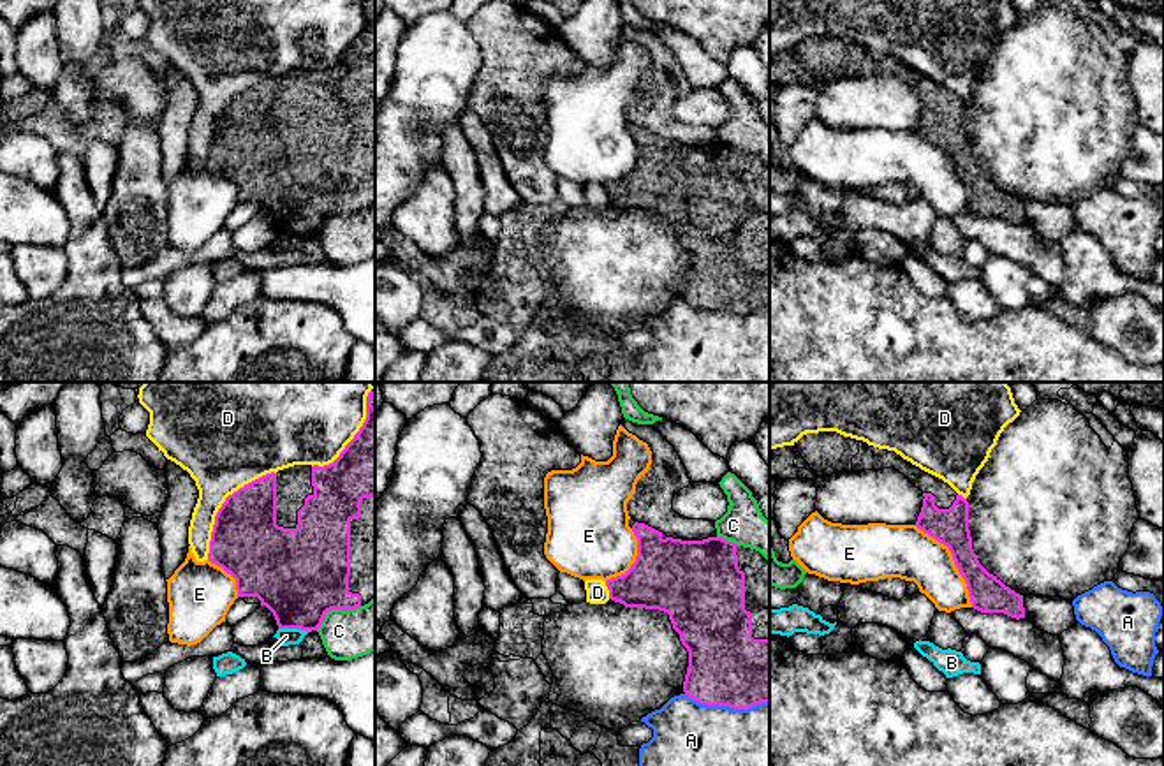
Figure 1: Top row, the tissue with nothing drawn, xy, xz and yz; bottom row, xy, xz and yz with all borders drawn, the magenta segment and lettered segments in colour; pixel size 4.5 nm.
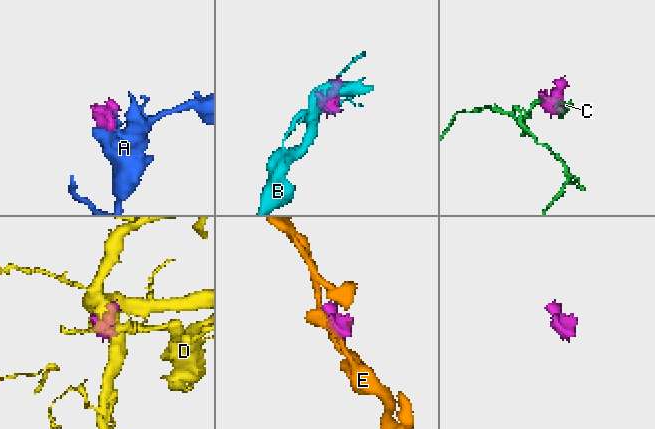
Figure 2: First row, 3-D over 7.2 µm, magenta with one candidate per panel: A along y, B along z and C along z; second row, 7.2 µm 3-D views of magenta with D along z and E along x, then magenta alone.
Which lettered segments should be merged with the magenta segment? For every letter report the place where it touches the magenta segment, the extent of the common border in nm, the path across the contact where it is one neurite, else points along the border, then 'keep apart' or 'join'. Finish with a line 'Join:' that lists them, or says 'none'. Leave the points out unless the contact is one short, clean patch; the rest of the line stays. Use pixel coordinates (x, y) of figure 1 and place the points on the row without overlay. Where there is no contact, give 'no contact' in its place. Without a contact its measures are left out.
A: xz (726, 310) | 400 nm | keep apart
B: xy (294, 233) | 150 nm | along xy (279, 233), (310, 236) | keep apart
C: xy (335, 213) | 240 nm | keep apart
D: xy (222, 110) | 500 nm | keep apart
E: yz (953, 164) | 460 nm | keep apart
Join: none

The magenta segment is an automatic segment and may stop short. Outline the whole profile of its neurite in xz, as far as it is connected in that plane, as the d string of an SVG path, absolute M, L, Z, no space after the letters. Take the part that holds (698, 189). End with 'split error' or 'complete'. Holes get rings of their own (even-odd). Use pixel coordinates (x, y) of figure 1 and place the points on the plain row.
M634 129L637 162L630 174L606 187L609 204L625 213L659 215L669 220L673 234L689 257L683 298L690 305L710 312L748 315L770 308L770 166L759 157L736 151L722 143L681 146L662 143L662 137Z; split error

